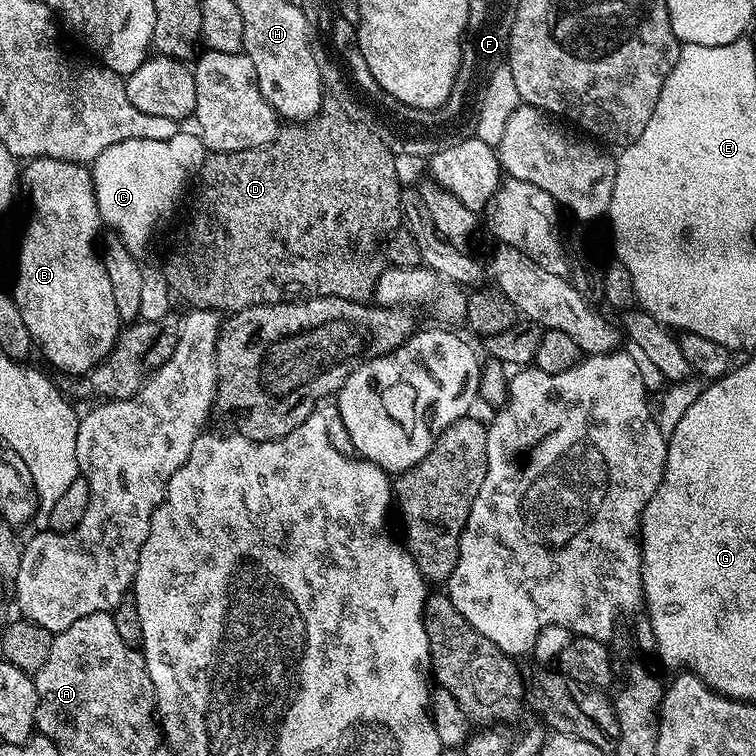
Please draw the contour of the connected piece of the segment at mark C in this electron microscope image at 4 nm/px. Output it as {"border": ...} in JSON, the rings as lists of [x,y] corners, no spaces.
{"border":[[[177,130],[174,138],[151,140],[127,140],[112,144],[102,150],[90,164],[90,191],[96,201],[96,208],[100,211],[100,219],[105,225],[109,224],[117,232],[119,243],[126,245],[137,258],[143,257],[143,252],[148,248],[148,239],[152,236],[152,227],[160,216],[163,208],[172,208],[184,183],[193,179],[194,173],[204,163],[206,149],[199,135],[192,136],[184,130]]]}

